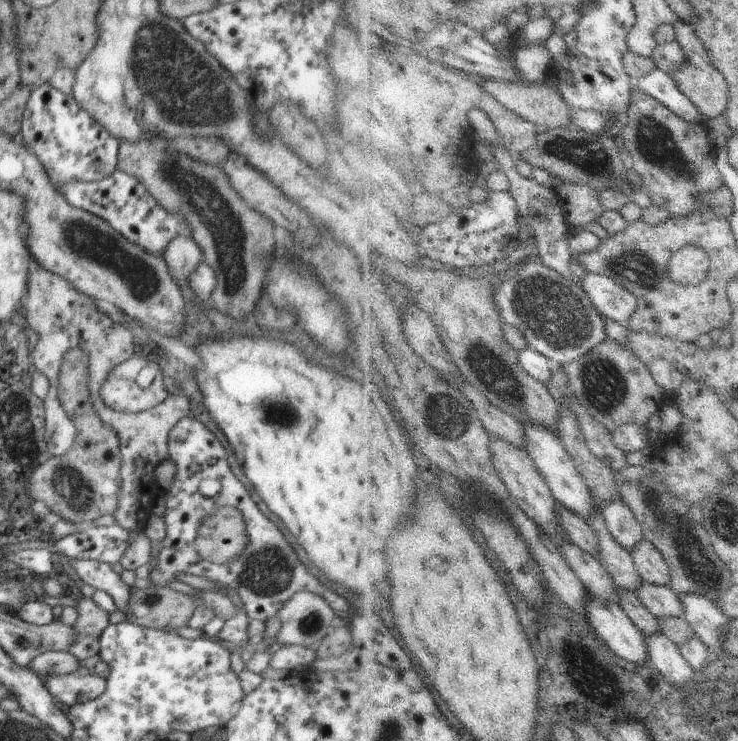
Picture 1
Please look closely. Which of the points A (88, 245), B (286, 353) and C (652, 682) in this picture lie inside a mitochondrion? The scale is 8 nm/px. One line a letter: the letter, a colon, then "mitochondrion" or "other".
A: mitochondrion
B: other
C: other

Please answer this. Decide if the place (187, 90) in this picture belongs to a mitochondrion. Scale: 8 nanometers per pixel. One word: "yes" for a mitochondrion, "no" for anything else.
yes

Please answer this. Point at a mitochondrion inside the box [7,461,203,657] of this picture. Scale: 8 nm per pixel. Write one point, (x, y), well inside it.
(76, 489)

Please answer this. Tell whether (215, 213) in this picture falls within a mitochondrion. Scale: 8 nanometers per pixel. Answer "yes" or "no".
yes

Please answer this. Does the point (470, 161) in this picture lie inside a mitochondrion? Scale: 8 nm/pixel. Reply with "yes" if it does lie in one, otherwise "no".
no

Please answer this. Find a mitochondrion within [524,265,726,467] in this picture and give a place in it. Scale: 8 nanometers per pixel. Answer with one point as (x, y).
(605, 384)

